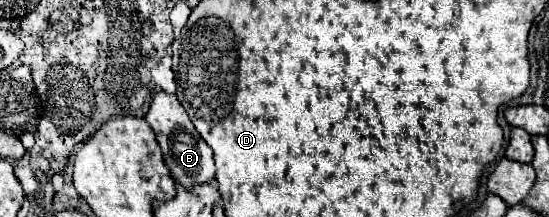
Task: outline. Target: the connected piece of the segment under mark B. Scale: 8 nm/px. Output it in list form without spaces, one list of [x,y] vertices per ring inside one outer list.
[[[157,93],[151,101],[149,113],[145,117],[145,121],[151,125],[155,139],[163,151],[163,159],[165,165],[171,171],[171,177],[177,185],[183,185],[185,189],[191,189],[195,185],[205,185],[211,183],[215,179],[215,163],[213,163],[213,153],[211,147],[199,137],[197,129],[193,127],[189,115],[185,113],[185,109],[181,107],[181,103],[177,101],[175,95],[169,93]]]

